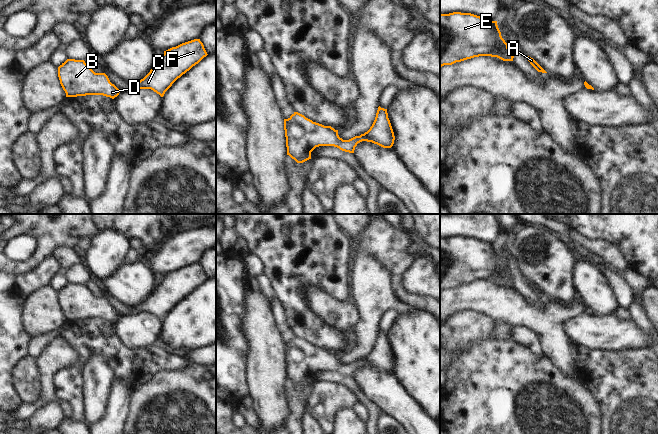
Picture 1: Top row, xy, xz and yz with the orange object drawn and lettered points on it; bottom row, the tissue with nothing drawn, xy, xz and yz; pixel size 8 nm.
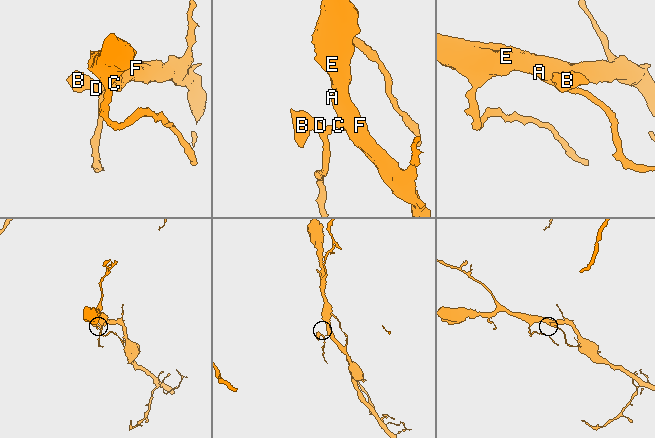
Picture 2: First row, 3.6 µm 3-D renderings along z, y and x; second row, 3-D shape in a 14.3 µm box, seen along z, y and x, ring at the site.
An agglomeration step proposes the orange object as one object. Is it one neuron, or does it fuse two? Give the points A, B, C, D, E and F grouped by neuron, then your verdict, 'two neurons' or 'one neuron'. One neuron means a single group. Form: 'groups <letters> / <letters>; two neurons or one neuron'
groups A B C D E F; one neuron

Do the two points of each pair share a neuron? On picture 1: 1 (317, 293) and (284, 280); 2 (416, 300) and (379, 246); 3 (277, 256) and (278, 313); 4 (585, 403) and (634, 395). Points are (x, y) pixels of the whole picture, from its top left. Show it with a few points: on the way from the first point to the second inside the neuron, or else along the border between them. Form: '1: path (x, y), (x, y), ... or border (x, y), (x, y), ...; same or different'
1: border (307, 284), (305, 287), (306, 299), (313, 310); different
2: path (401, 291), (396, 286), (396, 263), (394, 261); same
3: border (275, 295), (282, 307), (286, 322); different
4: border (583, 381), (598, 403), (601, 423); different

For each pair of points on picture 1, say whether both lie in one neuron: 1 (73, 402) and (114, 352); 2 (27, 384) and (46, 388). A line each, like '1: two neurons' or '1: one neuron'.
1: one neuron
2: two neurons

